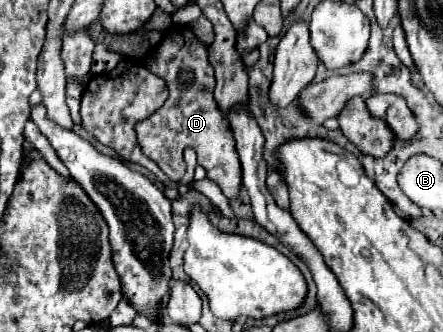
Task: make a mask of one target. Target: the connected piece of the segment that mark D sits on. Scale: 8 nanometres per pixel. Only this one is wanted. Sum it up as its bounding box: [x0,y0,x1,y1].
[135,25,243,199]

